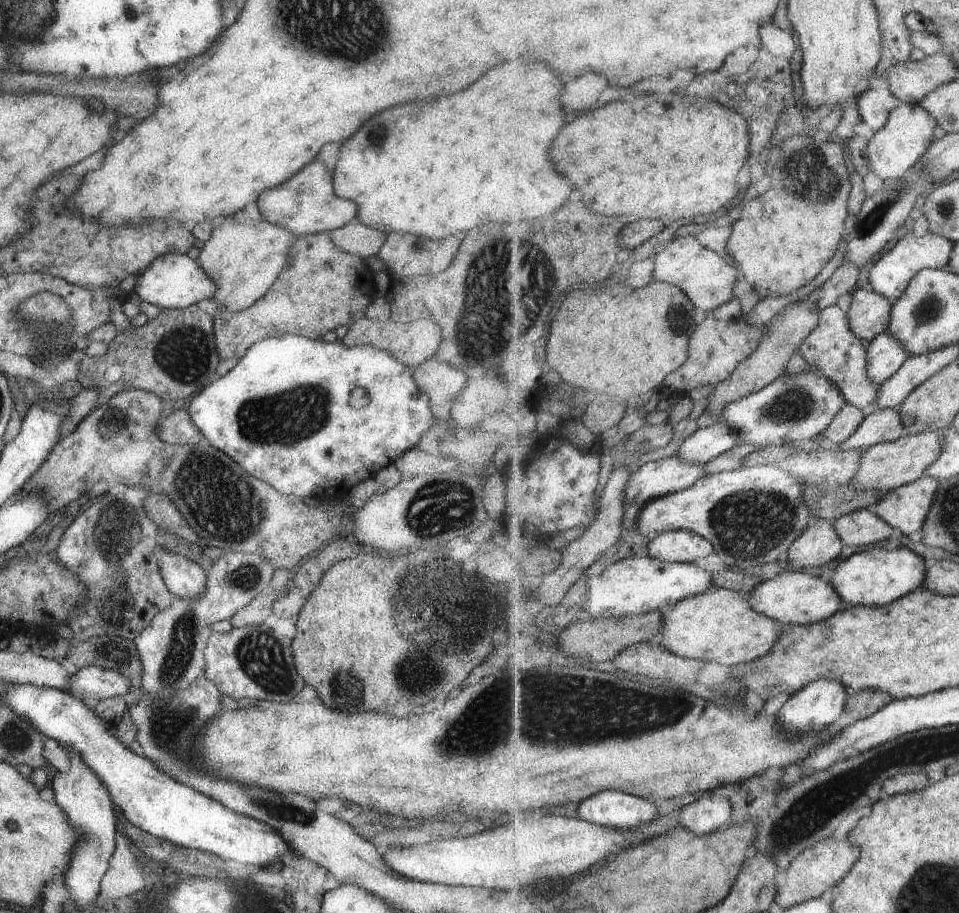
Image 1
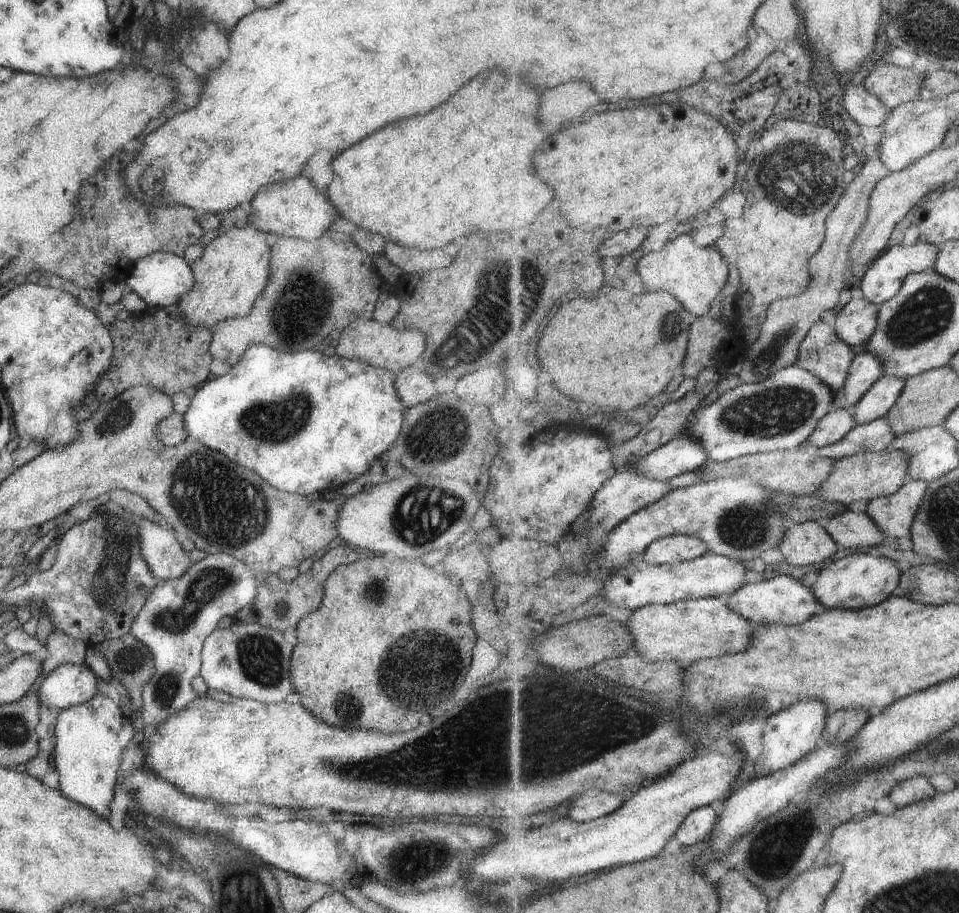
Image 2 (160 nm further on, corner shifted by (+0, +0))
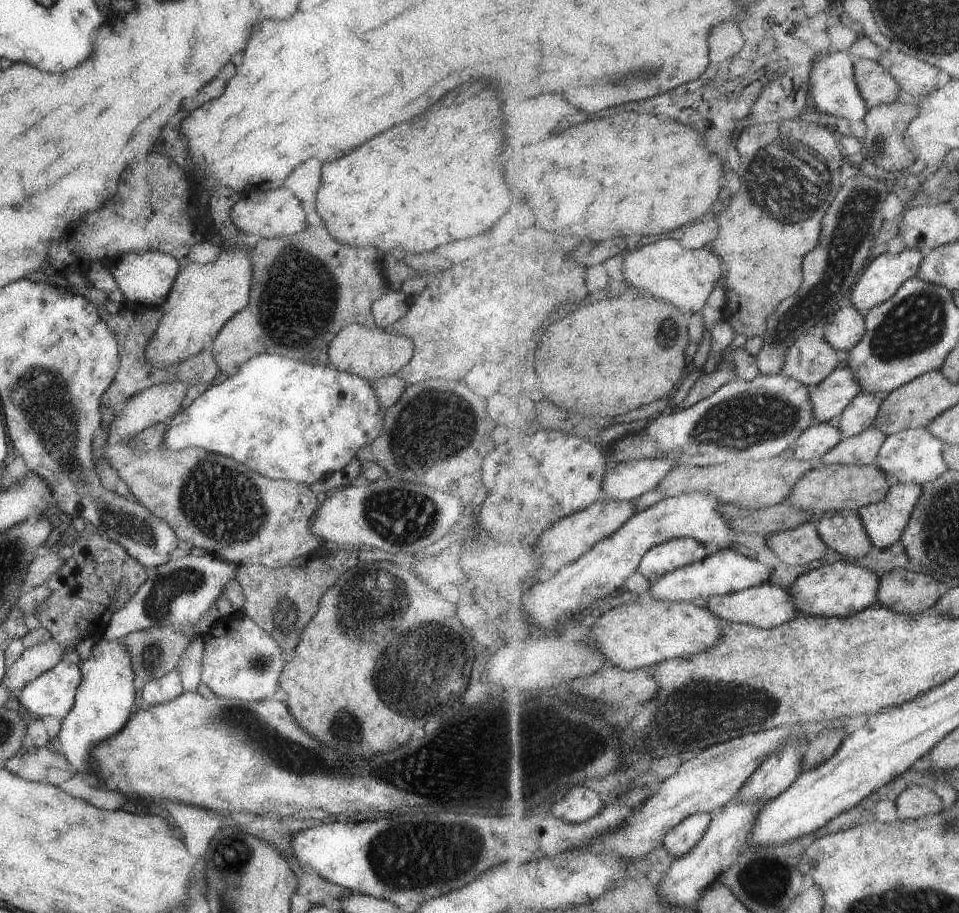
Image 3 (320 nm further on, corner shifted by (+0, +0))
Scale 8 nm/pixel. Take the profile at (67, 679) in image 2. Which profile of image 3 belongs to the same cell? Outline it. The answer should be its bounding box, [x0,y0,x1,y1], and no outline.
[14,659,80,720]

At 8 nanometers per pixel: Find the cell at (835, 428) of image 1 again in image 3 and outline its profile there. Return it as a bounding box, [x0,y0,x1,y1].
[794,421,842,462]

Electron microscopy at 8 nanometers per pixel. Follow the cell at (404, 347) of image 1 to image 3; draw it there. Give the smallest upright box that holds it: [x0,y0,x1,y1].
[327,323,413,381]

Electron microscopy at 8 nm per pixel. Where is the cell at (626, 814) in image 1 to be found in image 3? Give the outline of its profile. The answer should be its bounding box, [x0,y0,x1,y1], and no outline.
[551,784,604,823]

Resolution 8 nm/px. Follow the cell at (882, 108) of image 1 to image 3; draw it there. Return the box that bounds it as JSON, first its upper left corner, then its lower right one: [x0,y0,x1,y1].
[810,51,870,123]

